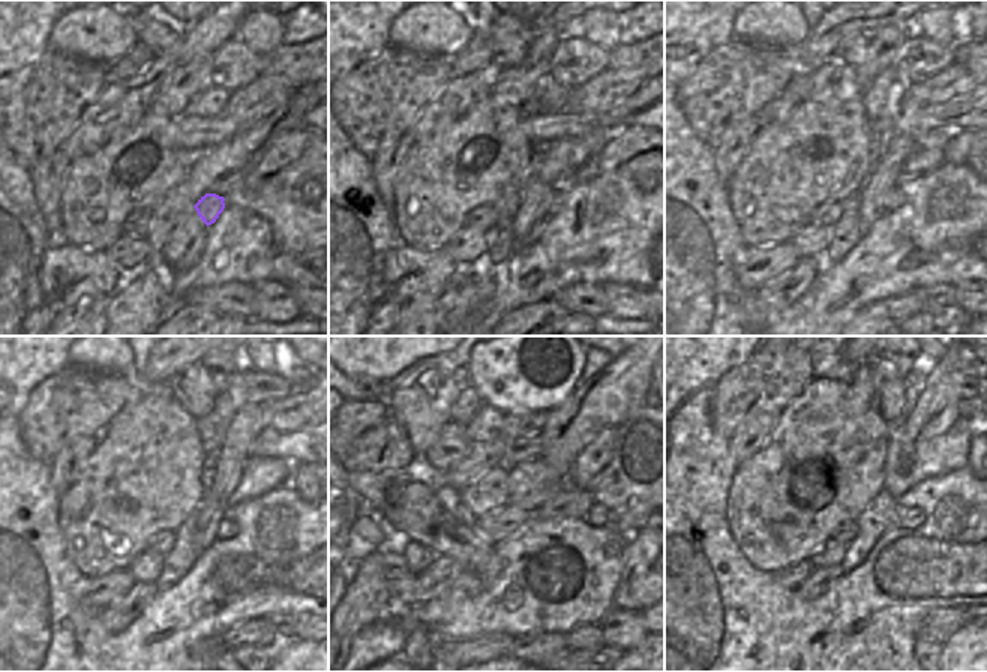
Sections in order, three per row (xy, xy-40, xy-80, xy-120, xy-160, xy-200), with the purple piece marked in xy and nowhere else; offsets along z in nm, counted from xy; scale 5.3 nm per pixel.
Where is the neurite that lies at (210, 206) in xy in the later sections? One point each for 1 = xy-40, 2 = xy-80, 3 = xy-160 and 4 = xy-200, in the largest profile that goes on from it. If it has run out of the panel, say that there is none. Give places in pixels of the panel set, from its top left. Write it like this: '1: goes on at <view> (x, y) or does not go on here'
1: goes on at xy-40 (557, 198)
2: goes on at xy-80 (896, 198)
3: goes on at xy-160 (566, 524)
4: goes on at xy-200 (914, 518)

